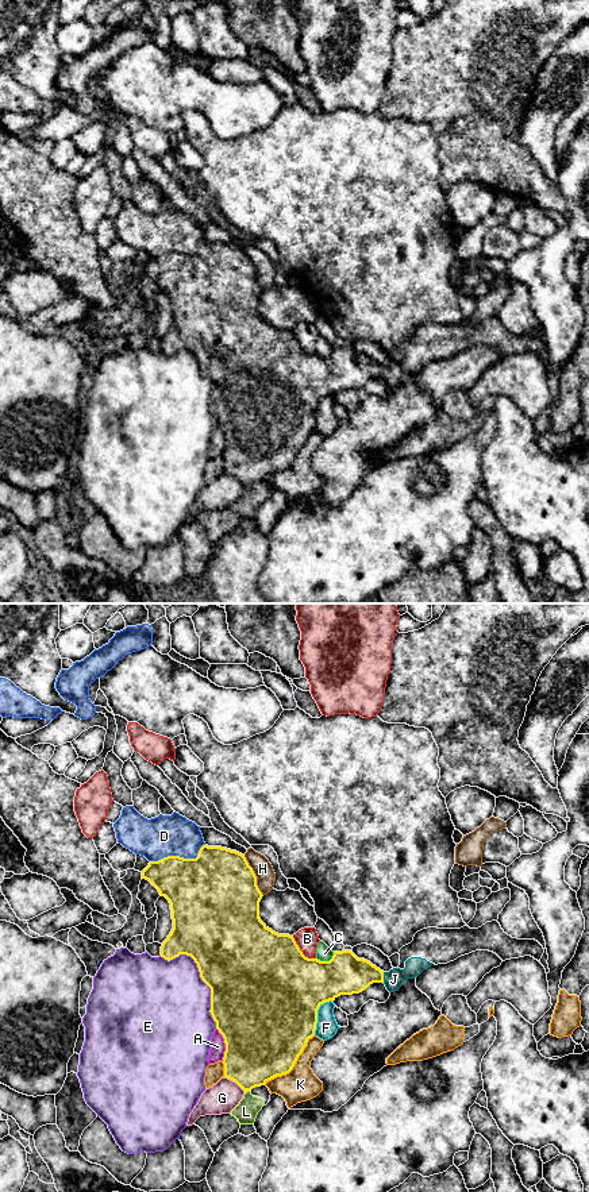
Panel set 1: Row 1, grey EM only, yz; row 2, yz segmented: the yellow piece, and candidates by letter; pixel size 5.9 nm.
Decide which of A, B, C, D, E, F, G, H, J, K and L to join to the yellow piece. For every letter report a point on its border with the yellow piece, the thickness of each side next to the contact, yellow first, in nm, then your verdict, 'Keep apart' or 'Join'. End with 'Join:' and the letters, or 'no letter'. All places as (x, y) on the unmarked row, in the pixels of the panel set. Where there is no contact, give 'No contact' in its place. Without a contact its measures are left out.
A: Touches yellow at yz (224, 438). Thickness 500 nm (yellow) against 90 nm. Keep apart
B: Touches yellow at yz (300, 346). Thickness 500 nm (yellow) against 140 nm. Keep apart
C: Touches yellow at yz (326, 357). Thickness 380 nm (yellow) against 90 nm. Keep apart
D: Touches yellow at yz (178, 251). Thickness 400 nm (yellow) against 240 nm. Keep apart
E: Touches yellow at yz (200, 371). Thickness 480 nm (yellow) against 500 nm. Keep apart
F: Touches yellow at yz (316, 409). Thickness 500 nm (yellow) against 130 nm. Keep apart
G: Touches yellow at yz (235, 477). Thickness 400 nm (yellow) against 190 nm. Keep apart
H: Touches yellow at yz (254, 270). Thickness 480 nm (yellow) against 110 nm. Keep apart
J: Touches yellow at yz (382, 373). Thickness 240 nm (yellow) against 120 nm. Join
K: Touches yellow at yz (293, 461). Thickness 480 nm (yellow) against 200 nm. Keep apart
L: Touches yellow at yz (246, 486). Thickness 380 nm (yellow) against 140 nm. Keep apart
Join: J

